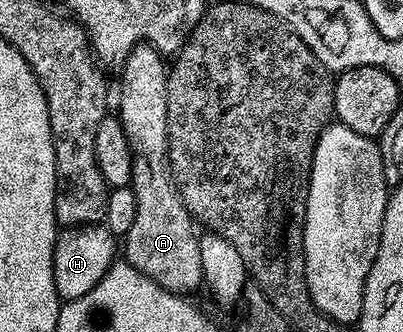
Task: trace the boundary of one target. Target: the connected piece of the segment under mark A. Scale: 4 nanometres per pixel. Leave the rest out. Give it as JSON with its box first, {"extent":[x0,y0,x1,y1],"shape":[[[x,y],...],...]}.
{"extent":[119,45,203,295],"shape":[[[137,45],[127,55],[124,65],[120,66],[121,73],[121,113],[119,120],[127,135],[127,143],[133,152],[133,179],[131,188],[135,195],[135,223],[131,223],[131,231],[123,238],[123,257],[135,271],[139,271],[147,279],[155,282],[160,289],[168,293],[189,295],[192,289],[201,289],[203,278],[203,263],[201,262],[201,243],[195,236],[195,222],[185,210],[181,195],[173,178],[169,176],[167,162],[169,160],[169,136],[167,135],[167,83],[169,70],[166,58],[149,45]]]}

